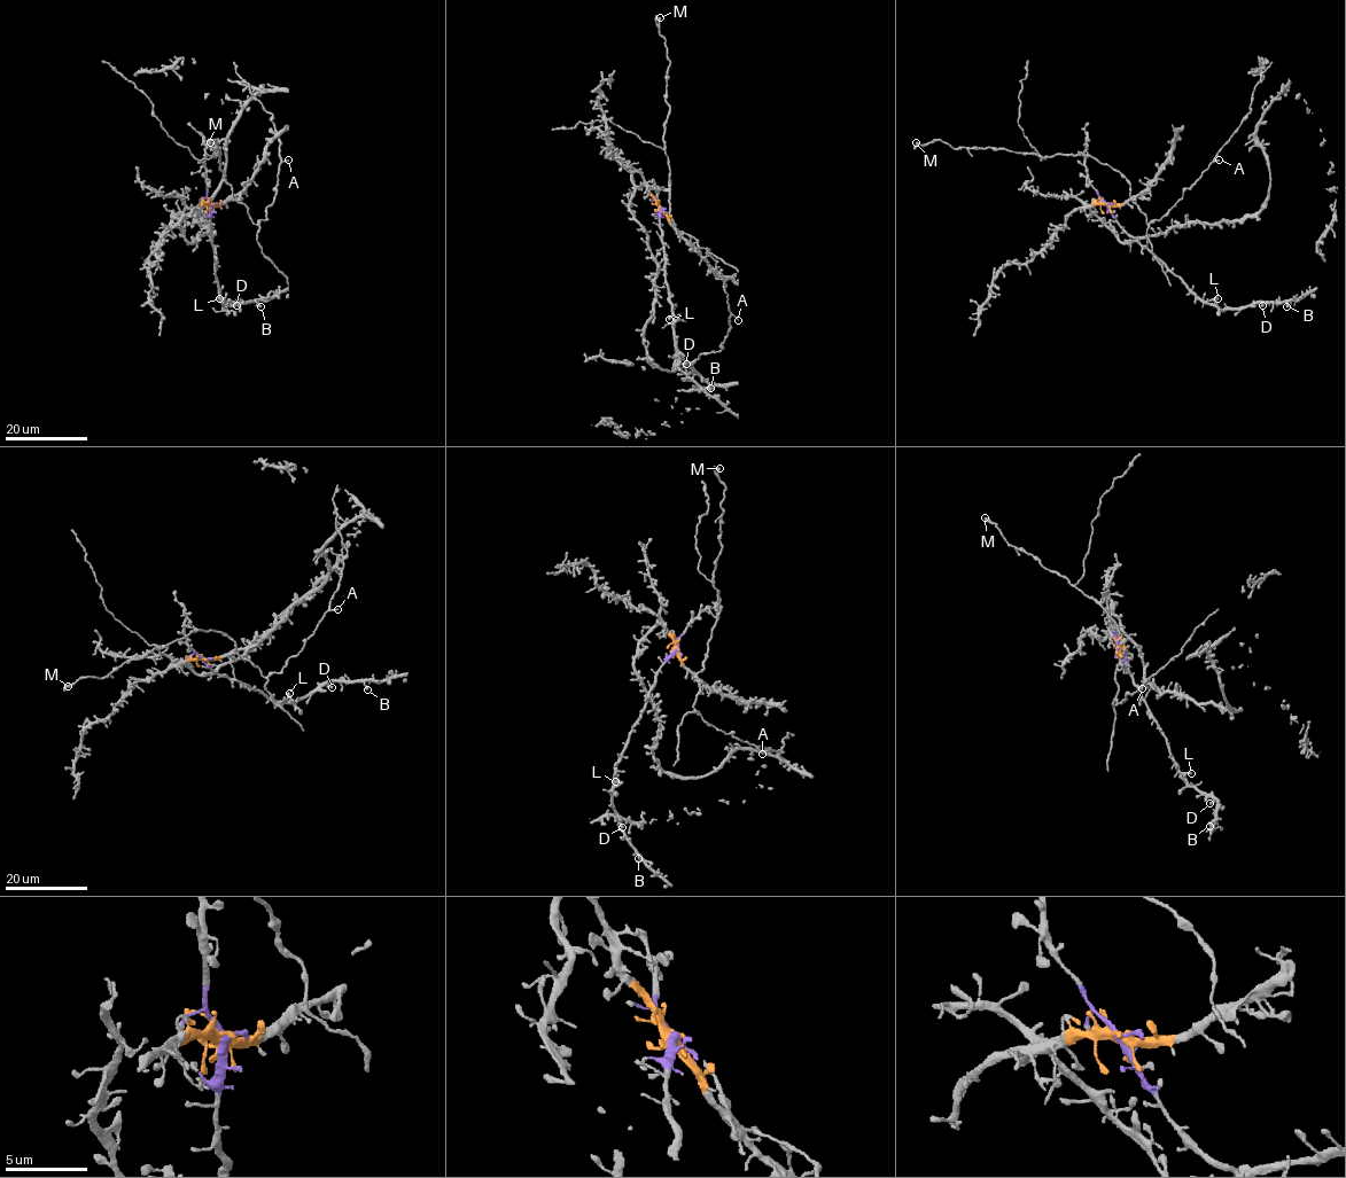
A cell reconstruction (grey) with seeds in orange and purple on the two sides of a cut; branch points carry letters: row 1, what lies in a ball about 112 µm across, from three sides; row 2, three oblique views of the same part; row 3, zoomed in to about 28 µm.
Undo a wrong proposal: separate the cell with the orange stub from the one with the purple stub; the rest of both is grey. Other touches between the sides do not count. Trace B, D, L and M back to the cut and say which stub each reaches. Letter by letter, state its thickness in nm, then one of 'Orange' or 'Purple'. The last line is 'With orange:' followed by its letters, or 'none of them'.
B: Thickness 340 nm. Purple
D: Thickness 320 nm. Purple
L: Thickness 360 nm. Purple
M: Thickness 360 nm. Purple
With orange: none of them

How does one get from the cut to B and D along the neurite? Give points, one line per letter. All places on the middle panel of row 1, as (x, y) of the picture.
B: (660, 208), (664, 279), (671, 303), (678, 367), (705, 389), (710, 389)
D: (660, 208), (664, 279), (670, 301), (674, 341), (678, 361), (686, 364)

